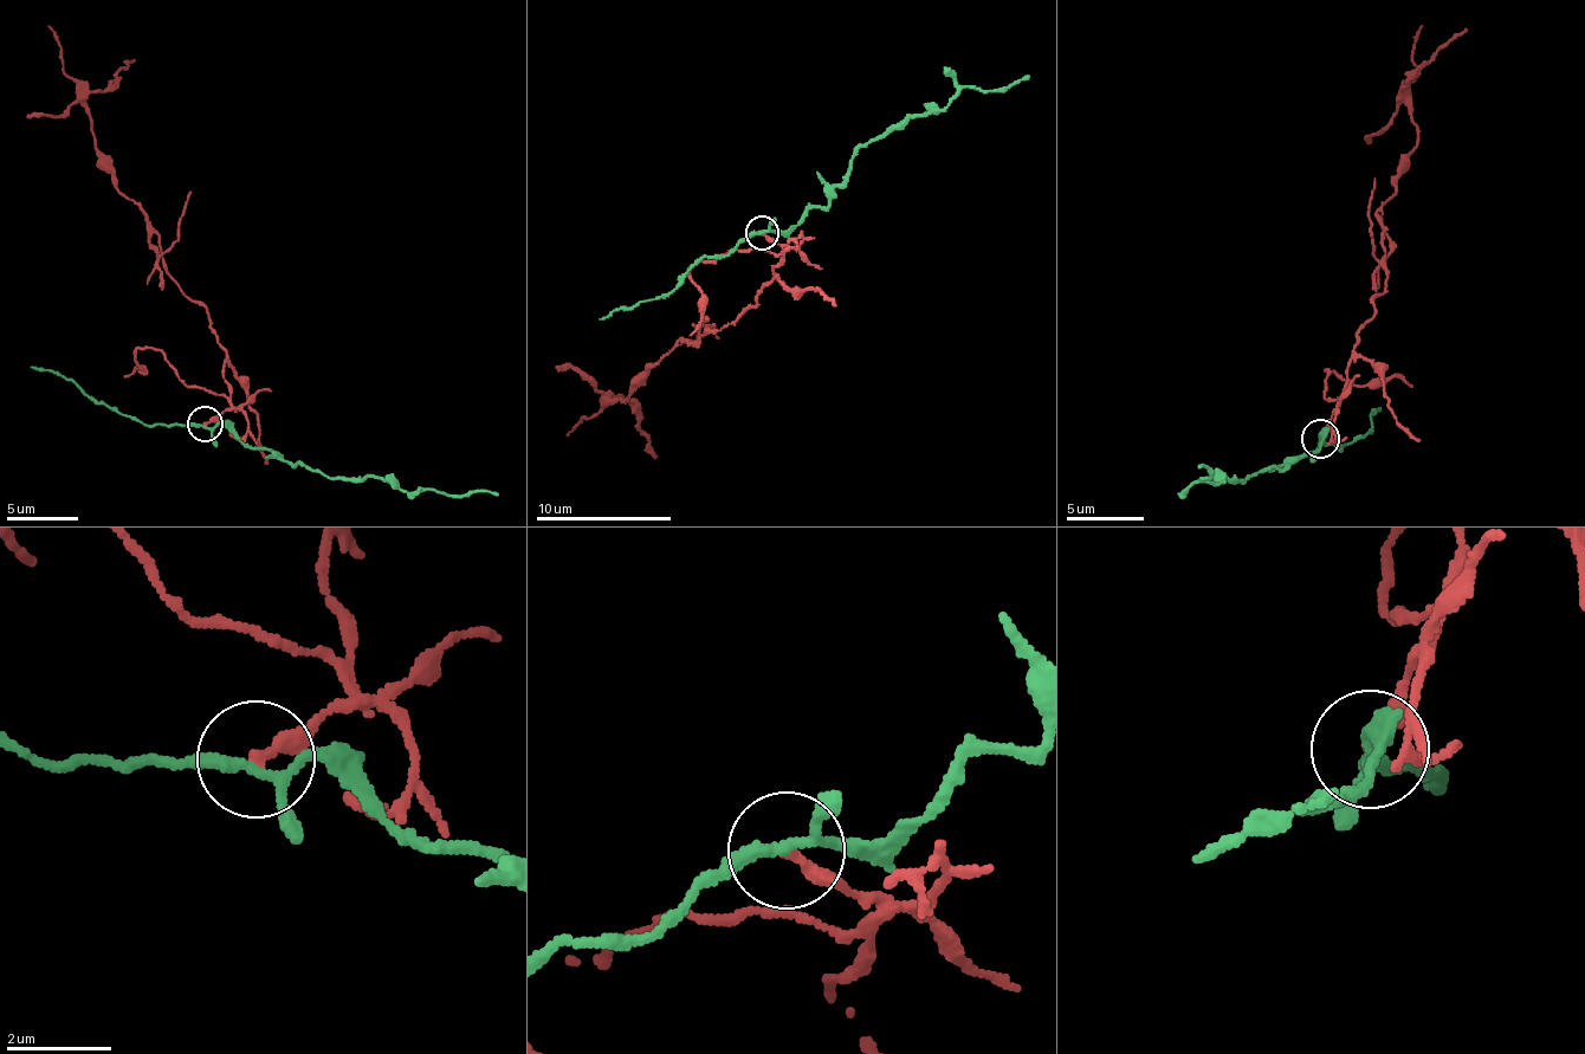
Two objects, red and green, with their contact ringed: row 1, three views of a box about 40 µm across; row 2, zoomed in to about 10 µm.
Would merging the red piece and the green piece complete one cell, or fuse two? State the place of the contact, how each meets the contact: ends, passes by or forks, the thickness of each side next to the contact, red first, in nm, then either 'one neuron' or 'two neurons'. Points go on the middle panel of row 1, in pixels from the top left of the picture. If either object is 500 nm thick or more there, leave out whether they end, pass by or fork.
(762, 233) | red ends | green forks | 240/180 nm | two neurons

